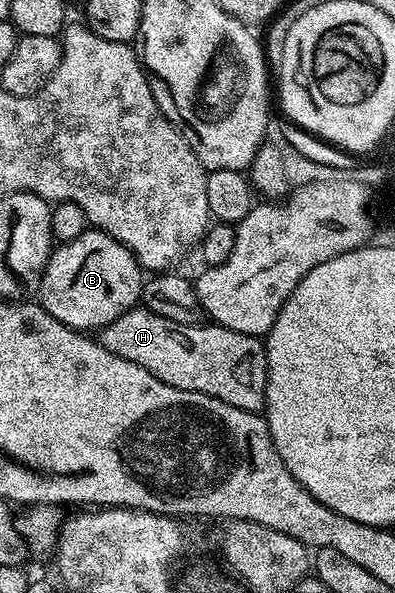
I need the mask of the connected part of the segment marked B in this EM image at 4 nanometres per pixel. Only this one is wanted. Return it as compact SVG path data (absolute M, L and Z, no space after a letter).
M88 227L77 238L57 244L40 280L38 303L56 321L77 331L99 331L141 304L145 270L122 242Z

